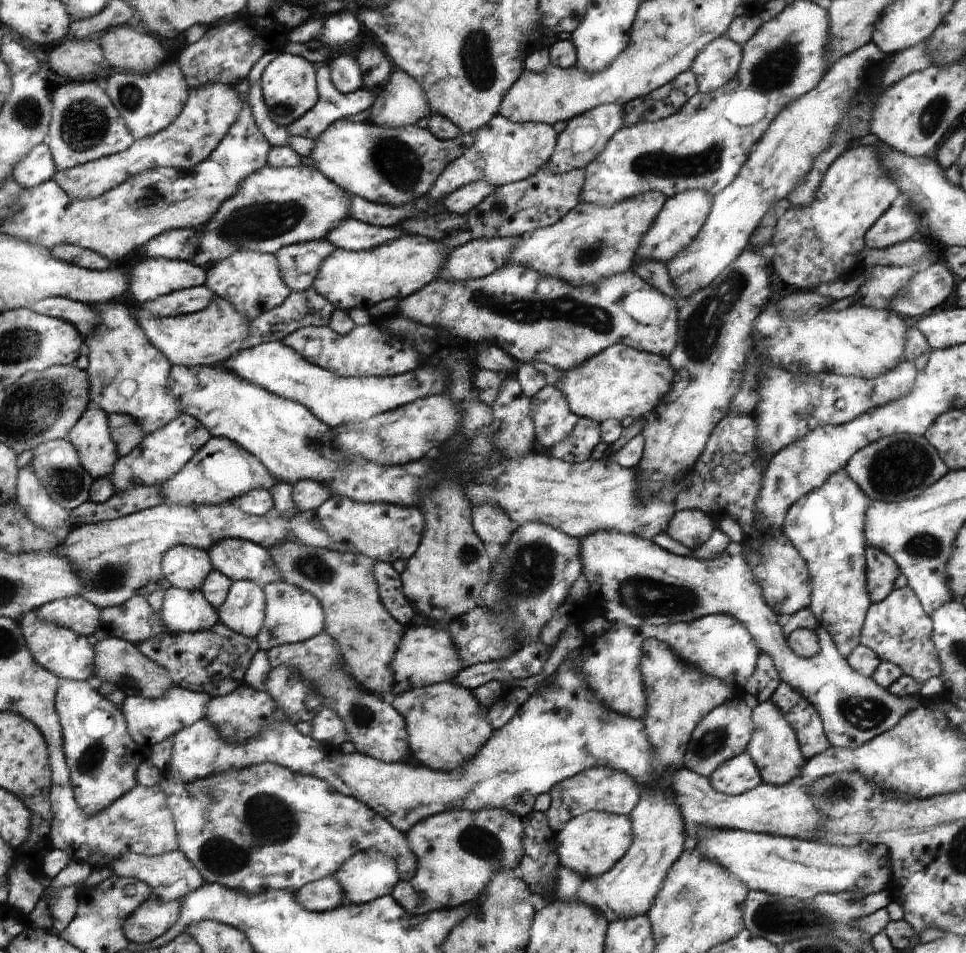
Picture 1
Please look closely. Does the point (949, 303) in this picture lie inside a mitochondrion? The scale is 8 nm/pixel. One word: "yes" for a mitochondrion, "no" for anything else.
no

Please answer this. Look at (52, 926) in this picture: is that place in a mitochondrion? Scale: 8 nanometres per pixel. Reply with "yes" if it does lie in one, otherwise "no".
no

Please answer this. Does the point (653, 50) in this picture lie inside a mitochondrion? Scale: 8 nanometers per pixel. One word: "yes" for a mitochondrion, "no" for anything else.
no

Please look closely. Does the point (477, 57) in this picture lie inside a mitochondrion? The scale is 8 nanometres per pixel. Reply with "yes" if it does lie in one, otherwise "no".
yes

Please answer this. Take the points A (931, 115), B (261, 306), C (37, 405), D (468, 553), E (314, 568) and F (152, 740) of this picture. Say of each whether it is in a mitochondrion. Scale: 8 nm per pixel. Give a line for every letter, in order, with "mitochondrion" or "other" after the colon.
A: mitochondrion
B: other
C: mitochondrion
D: mitochondrion
E: mitochondrion
F: other

